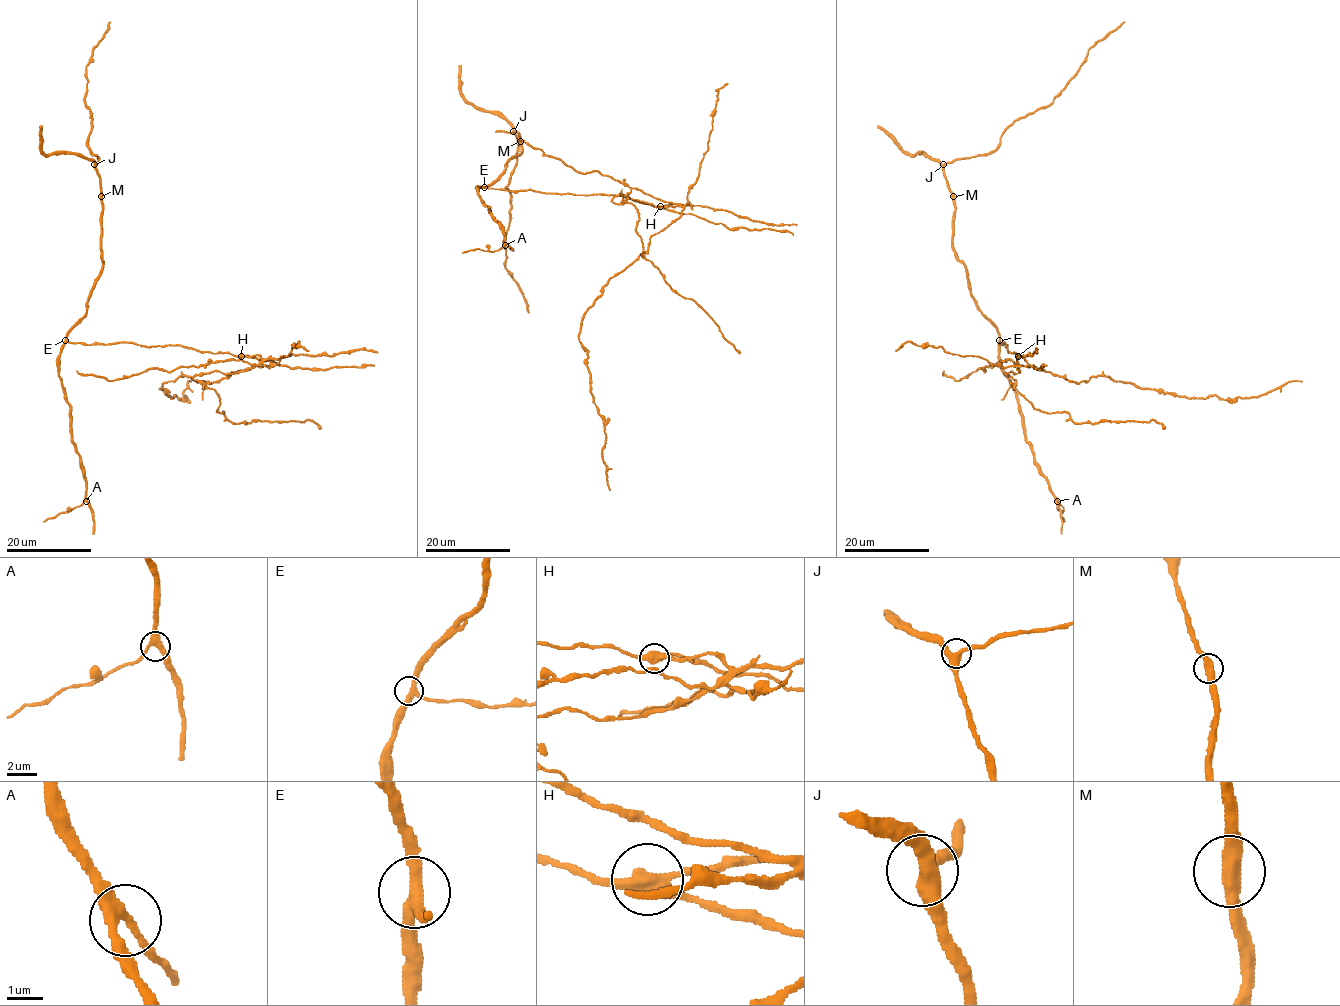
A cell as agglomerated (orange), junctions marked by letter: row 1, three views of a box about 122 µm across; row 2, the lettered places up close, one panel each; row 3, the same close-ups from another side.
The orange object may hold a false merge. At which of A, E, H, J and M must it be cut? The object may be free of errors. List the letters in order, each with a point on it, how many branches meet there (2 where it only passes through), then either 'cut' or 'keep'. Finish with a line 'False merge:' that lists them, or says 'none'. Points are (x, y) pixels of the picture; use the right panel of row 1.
A: (1057, 501) | 3 | keep
E: (999, 340) | 3 | keep
H: (1018, 356) | 3 | cut
J: (943, 164) | 3 | keep
M: (953, 196) | 2 | keep
False merge: H

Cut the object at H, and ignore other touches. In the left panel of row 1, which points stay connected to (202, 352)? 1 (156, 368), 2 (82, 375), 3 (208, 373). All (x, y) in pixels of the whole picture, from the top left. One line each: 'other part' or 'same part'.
1: other part
2: other part
3: other part

